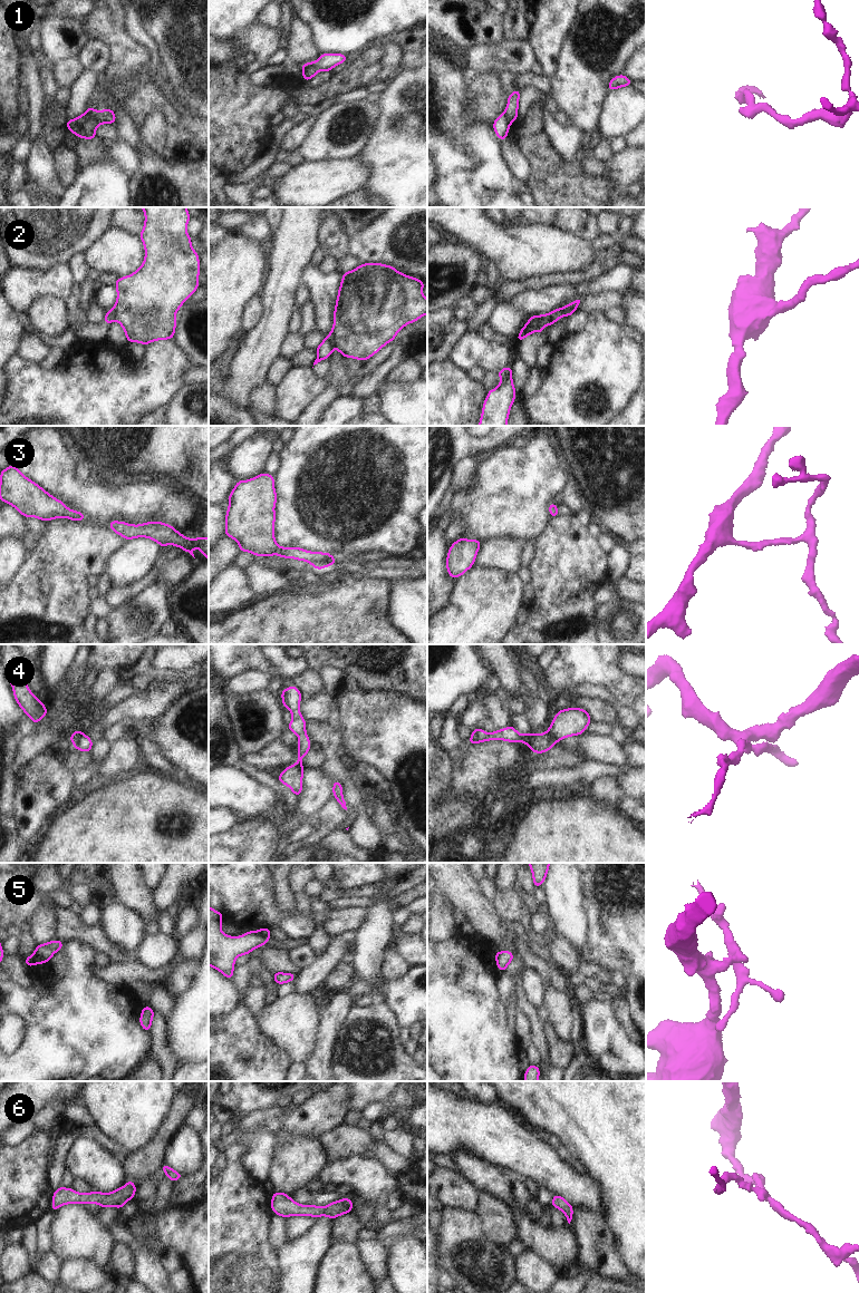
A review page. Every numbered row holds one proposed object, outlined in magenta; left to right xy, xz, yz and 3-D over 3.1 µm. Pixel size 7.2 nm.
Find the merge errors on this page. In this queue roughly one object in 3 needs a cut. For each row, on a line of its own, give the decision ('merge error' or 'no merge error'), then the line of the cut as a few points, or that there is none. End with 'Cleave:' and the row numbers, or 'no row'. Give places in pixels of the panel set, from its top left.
1: merge error; cut xz (303, 68), (315, 67), (318, 69)
2: merge error; cut yz (566, 305), (555, 314), (553, 321)
3: no merge error; cut none
4: merge error; cut xy (80, 731), (73, 741)
5: merge error; cut xz (253, 931), (268, 939)
6: no merge error; cut none
Cleave: 1, 2, 4, 5

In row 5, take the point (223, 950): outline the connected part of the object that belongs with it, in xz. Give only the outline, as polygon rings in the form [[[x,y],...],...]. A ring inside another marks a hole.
[[[209,905],[209,965],[219,970],[226,979],[232,980],[235,959],[239,955],[248,955],[252,950],[266,945],[269,939],[255,934],[254,931],[248,931],[244,935],[232,937],[221,931],[222,921],[222,913],[211,908]]]

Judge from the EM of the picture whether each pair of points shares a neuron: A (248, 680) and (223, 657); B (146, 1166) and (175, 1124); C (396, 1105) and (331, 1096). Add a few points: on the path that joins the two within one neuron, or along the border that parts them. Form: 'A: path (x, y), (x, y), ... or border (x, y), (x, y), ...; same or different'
A: border (267, 672), (248, 669), (235, 673), (227, 681); different
B: path (151, 1156), (165, 1134); same
C: border (389, 1097), (385, 1100); different

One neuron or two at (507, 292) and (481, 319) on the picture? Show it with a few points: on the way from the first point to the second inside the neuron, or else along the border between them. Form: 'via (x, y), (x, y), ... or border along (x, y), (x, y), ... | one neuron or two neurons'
via (500, 299), (484, 312) | one neuron

